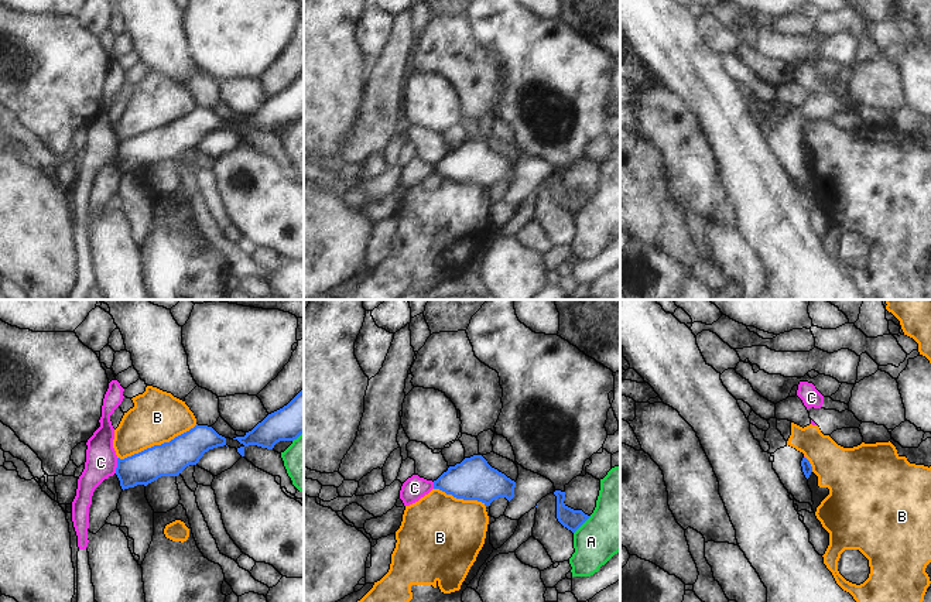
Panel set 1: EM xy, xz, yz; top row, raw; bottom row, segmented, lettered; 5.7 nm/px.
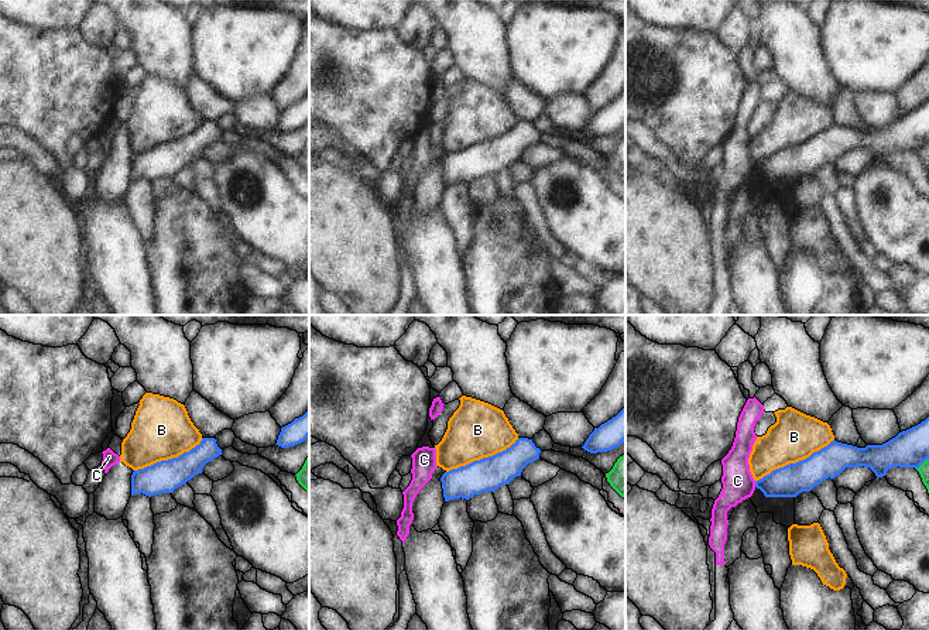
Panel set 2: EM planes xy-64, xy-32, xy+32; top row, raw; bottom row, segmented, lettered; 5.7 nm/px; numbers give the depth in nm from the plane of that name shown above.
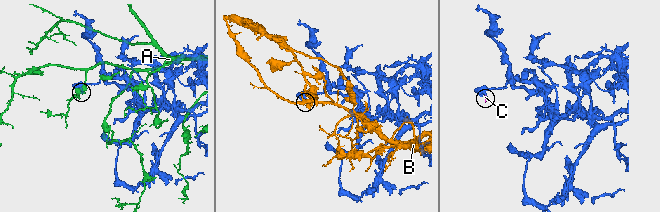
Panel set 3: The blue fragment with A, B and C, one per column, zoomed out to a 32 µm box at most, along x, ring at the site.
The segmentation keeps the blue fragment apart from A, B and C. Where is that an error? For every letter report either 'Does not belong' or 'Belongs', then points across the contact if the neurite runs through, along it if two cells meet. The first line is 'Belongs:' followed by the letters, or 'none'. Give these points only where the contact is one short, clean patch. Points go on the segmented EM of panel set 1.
Belongs: none
A: Does not belong
B: Does not belong
C: Does not belong. Boundary: xy (117, 458), (115, 472).

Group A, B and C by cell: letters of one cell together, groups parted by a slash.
A / B / C

